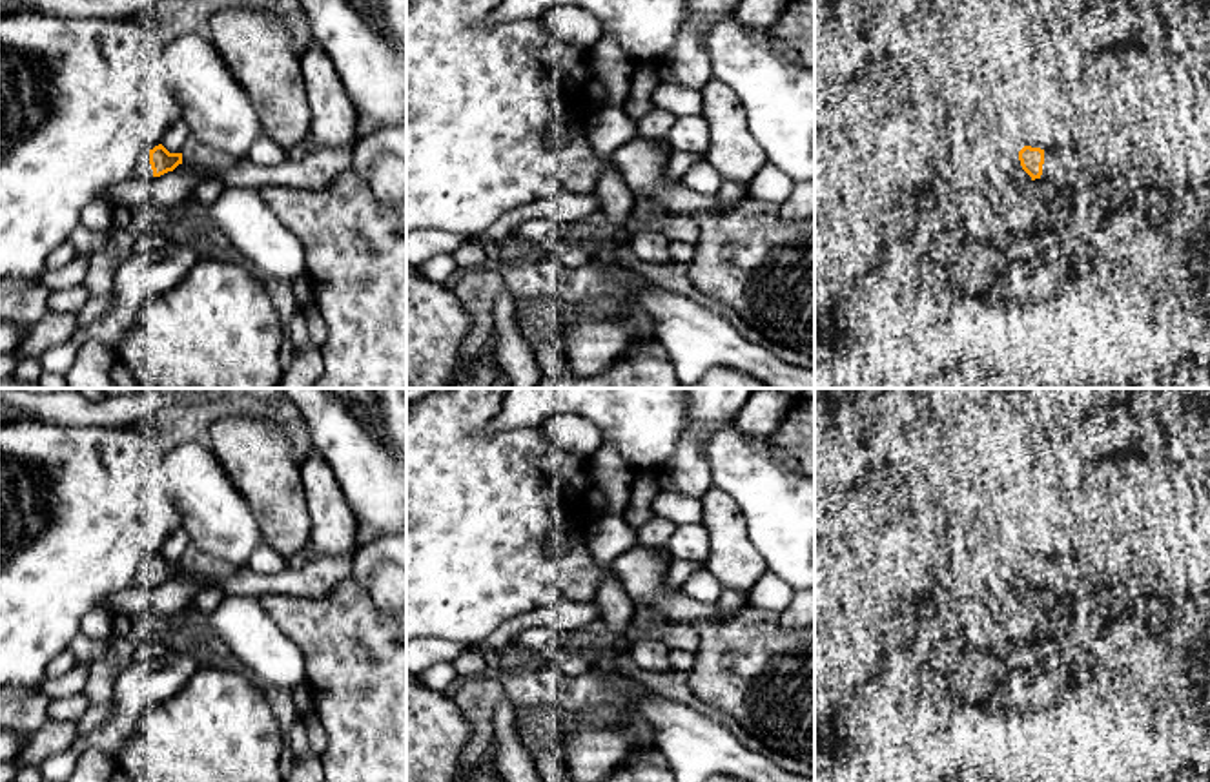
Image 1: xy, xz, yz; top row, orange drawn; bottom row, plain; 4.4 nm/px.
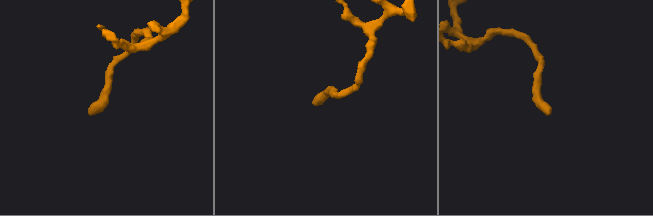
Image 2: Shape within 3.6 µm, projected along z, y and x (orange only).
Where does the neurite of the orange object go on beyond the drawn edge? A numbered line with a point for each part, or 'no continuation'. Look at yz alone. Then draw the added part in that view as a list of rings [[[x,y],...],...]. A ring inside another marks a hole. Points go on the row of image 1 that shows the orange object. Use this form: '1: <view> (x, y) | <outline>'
1: yz (1052, 172) | [[[1044,151],[1044,164],[1041,182],[1048,182],[1059,195],[1068,191],[1070,171],[1064,171],[1059,164],[1059,159],[1051,151]]]

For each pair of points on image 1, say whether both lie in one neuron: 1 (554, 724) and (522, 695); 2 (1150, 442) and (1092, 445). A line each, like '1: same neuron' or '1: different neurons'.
1: different neurons
2: same neuron

